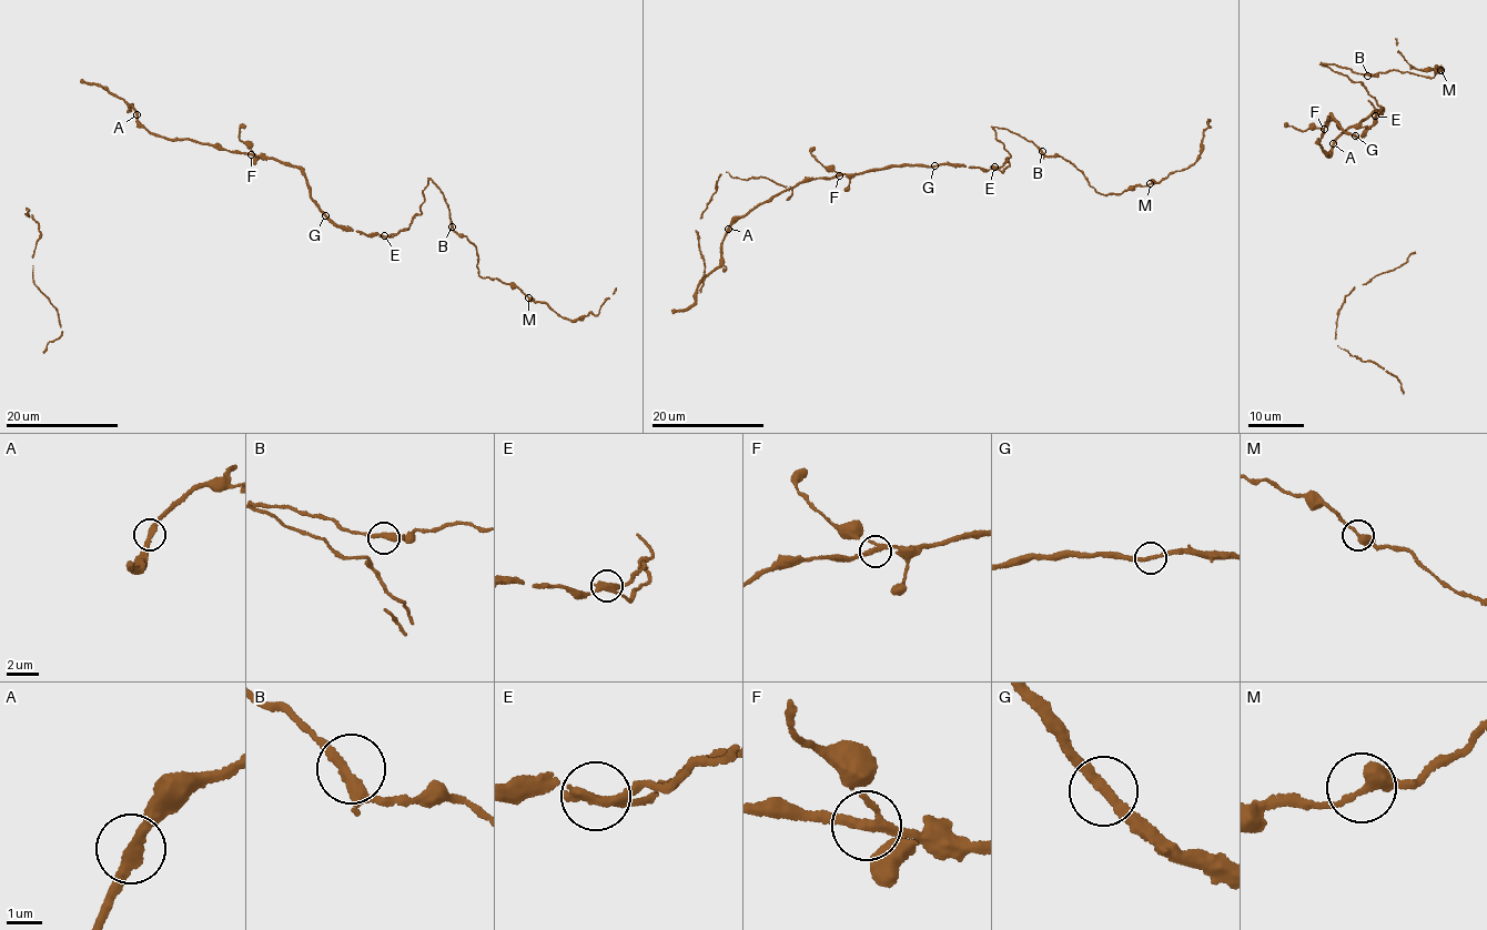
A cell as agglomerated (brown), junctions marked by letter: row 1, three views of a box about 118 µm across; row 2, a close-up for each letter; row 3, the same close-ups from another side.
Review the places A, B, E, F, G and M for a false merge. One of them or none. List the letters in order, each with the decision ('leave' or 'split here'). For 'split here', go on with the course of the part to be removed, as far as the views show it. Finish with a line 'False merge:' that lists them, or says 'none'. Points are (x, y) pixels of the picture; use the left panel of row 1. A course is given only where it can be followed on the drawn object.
A: leave
B: leave
E: split here; course (384, 236), (407, 228)
F: leave
G: leave
M: leave
False merge: E

